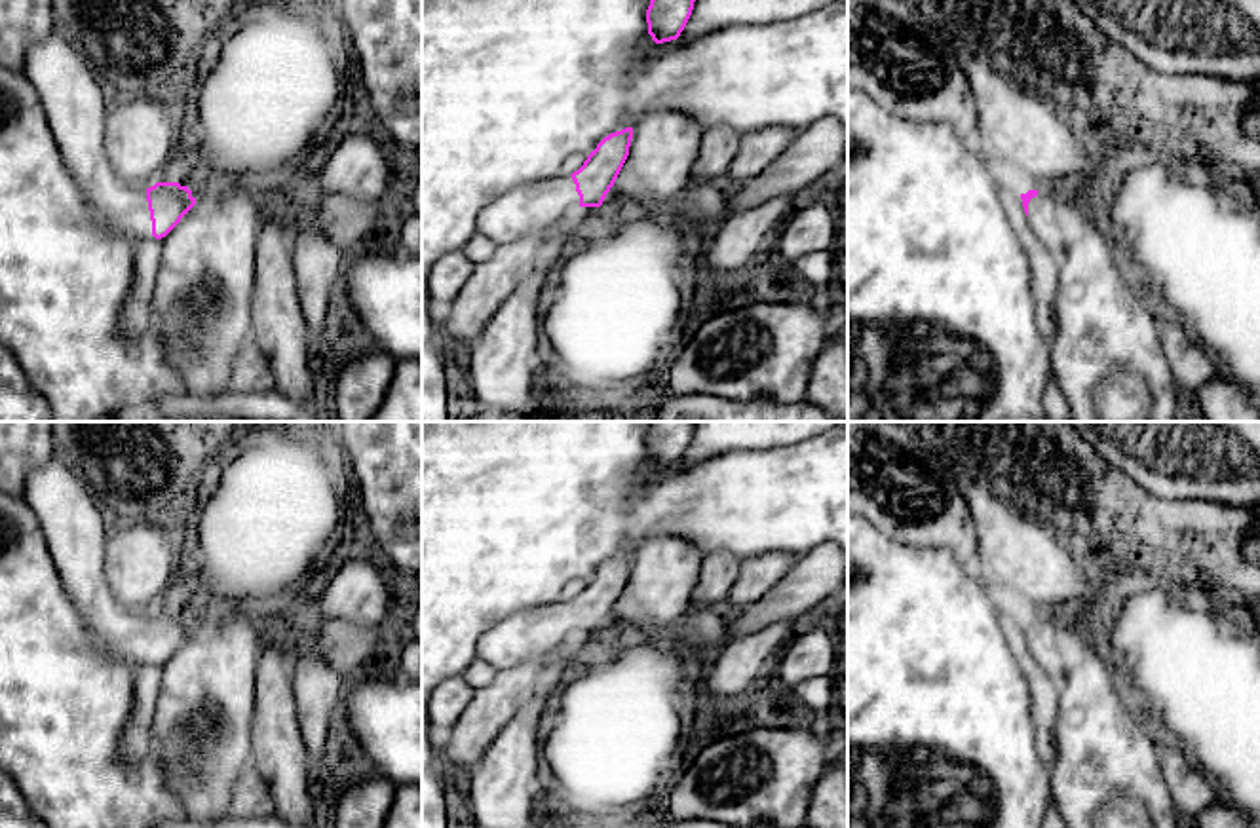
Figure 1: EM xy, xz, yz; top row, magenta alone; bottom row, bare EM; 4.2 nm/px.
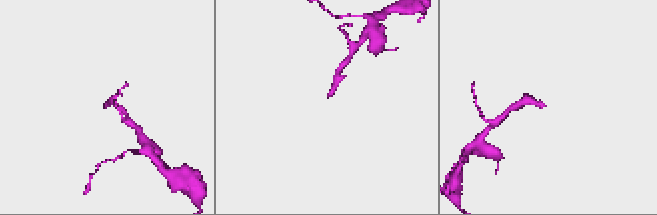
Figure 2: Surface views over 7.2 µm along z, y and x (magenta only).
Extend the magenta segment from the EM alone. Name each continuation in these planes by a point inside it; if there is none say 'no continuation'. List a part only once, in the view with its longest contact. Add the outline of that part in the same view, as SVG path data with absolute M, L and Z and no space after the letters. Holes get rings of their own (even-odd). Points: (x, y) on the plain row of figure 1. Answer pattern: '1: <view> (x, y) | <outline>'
1: xy (75, 526) | M59 456L32 469L25 499L34 511L59 577L84 615L91 640L133 670L152 665L146 613L124 610L105 575L106 513Z

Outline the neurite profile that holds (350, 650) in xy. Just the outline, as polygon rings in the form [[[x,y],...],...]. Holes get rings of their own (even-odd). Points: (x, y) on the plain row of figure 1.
[[[342,619],[315,621],[304,640],[348,680],[374,667],[380,627],[357,627]]]

